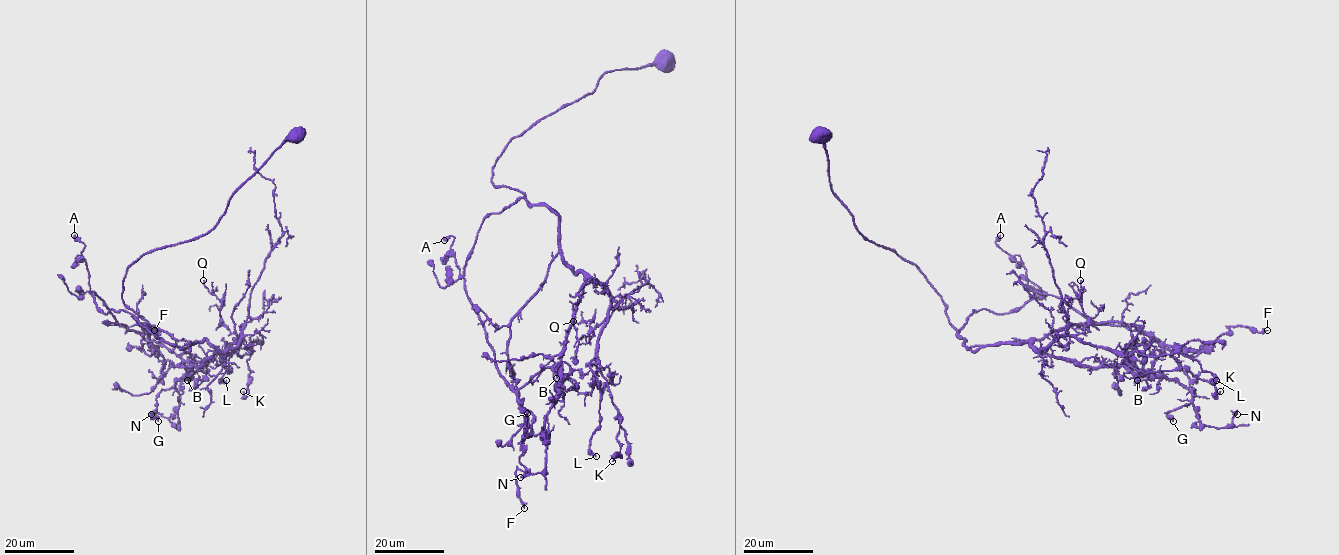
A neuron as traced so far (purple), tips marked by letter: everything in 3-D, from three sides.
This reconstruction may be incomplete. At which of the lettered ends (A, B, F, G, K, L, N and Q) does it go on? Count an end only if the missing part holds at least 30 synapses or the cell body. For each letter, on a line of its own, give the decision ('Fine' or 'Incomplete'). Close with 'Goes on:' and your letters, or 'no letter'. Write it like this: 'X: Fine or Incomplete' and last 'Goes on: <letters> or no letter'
A: Fine
B: Fine
F: Fine
G: Fine
K: Fine
L: Fine
N: Fine
Q: Fine
Goes on: no letter

